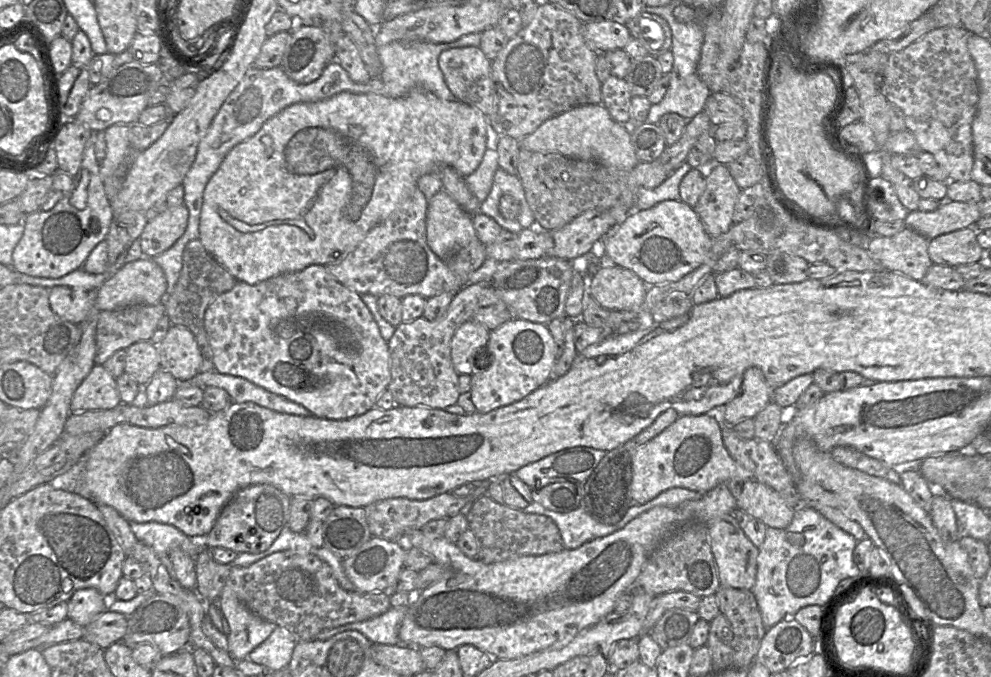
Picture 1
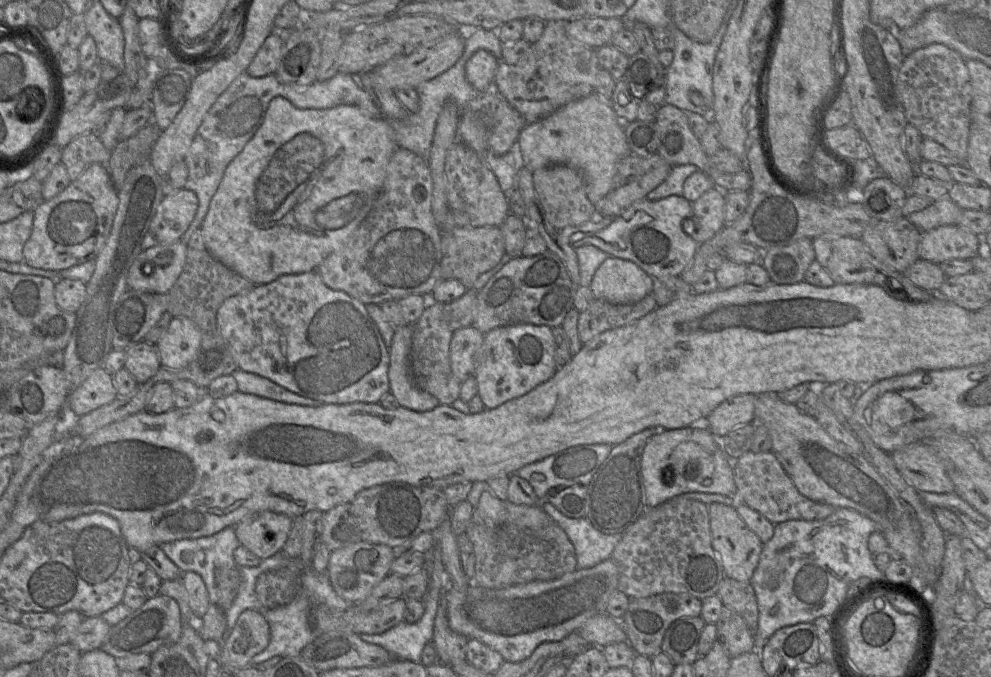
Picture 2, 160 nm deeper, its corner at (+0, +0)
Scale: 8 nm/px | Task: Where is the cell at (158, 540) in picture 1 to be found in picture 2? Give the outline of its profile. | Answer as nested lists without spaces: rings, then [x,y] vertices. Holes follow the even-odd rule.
[[[227,527],[214,535],[194,539],[180,539],[166,542],[159,547],[184,573],[186,571],[196,572],[203,579],[208,597],[211,603],[217,605],[218,586],[215,582],[216,568],[236,568],[233,553],[240,545],[234,527]]]

